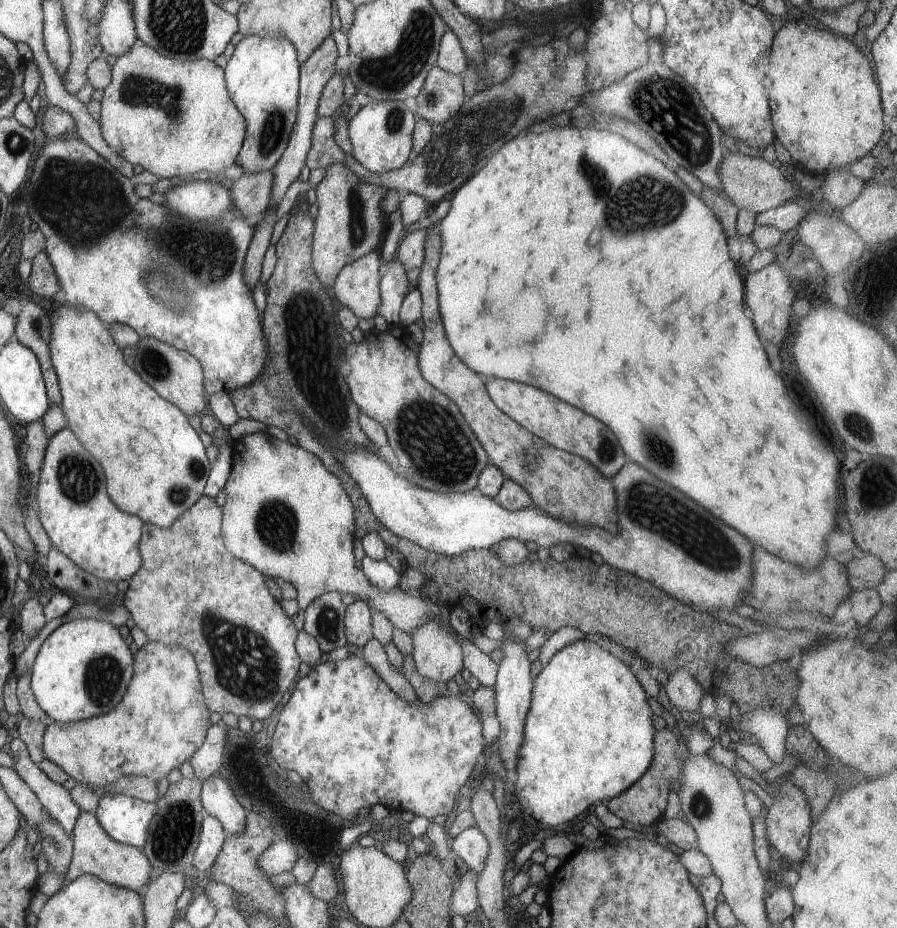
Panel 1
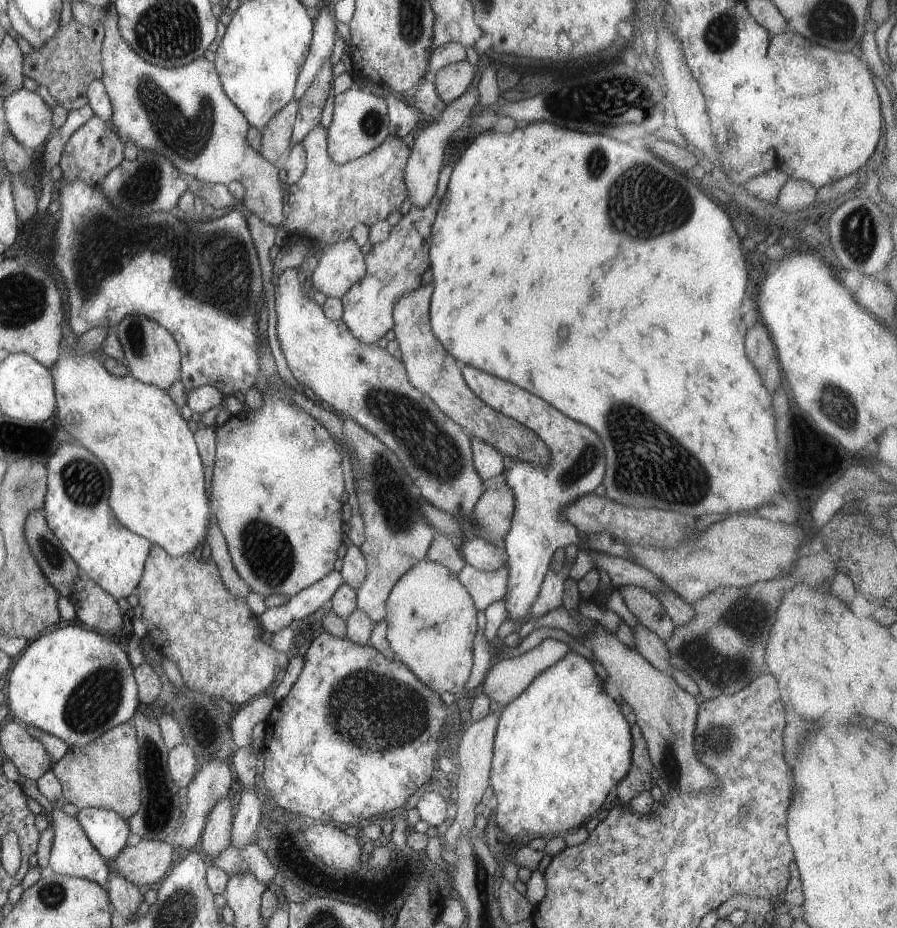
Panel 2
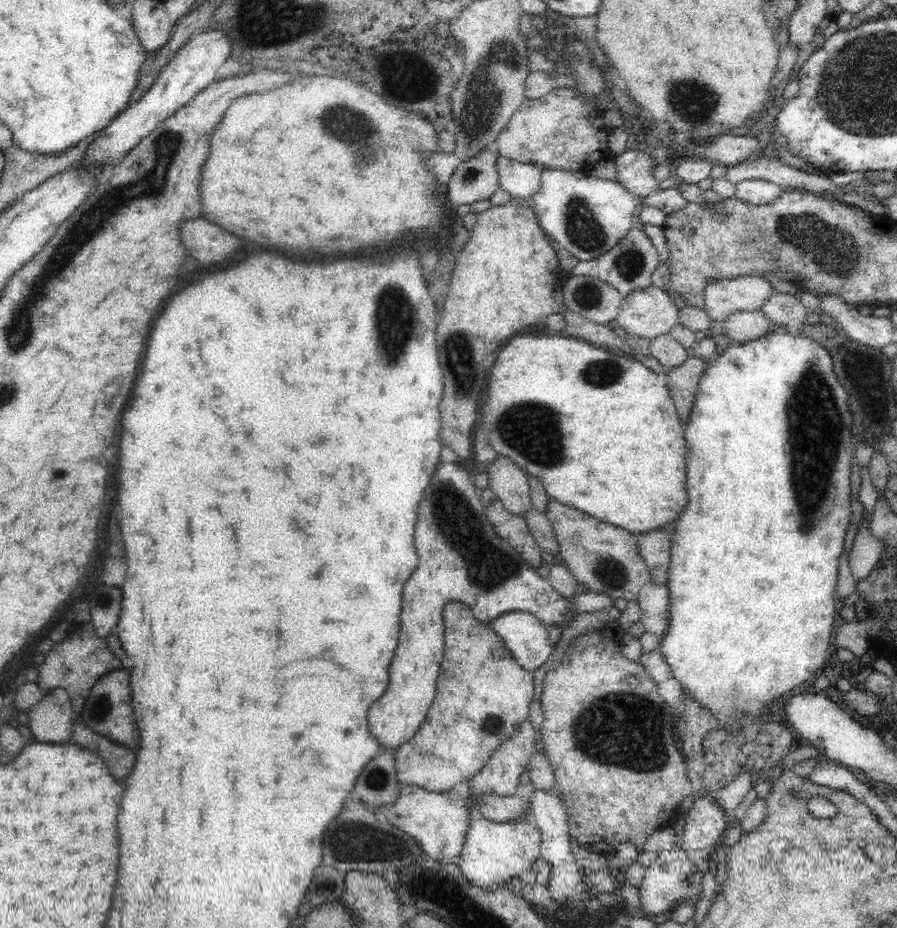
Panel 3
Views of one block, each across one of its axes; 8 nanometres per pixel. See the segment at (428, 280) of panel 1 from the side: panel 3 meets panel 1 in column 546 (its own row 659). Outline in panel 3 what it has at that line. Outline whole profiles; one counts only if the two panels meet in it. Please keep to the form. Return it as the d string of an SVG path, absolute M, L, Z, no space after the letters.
M452 601L444 607L444 625L446 625L445 632L445 653L442 659L439 675L437 678L436 685L436 696L432 701L431 707L428 711L427 719L421 724L419 731L402 746L399 746L395 751L395 763L396 763L396 773L398 773L398 782L400 785L414 785L420 788L428 790L428 792L443 793L452 790L458 782L468 782L472 780L476 774L482 772L482 768L485 768L488 764L488 759L491 758L491 754L497 750L497 748L504 742L508 740L516 730L519 731L520 722L529 721L530 716L530 703L532 702L532 696L534 696L534 675L532 671L524 670L512 656L510 650L502 641L502 637L498 635L495 631L492 631L484 623L480 623L477 618L473 615L471 608L462 603L457 603Z

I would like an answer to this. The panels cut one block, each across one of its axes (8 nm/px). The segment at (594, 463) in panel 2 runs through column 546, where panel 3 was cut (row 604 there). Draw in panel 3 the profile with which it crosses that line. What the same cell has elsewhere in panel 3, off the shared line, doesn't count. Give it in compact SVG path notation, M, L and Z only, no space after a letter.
M440 462L420 504L414 536L420 562L403 588L399 645L391 662L389 685L387 691L376 700L376 704L372 704L368 712L368 731L384 749L396 750L407 743L427 719L429 708L436 696L437 678L445 653L446 625L443 612L448 603L456 601L469 606L477 620L484 624L506 612L520 610L535 614L546 626L560 626L567 620L564 614L570 608L573 614L579 613L572 607L568 598L554 590L548 578L542 578L514 548L498 536L487 518L486 505L474 487L472 474L466 471L461 463Z

